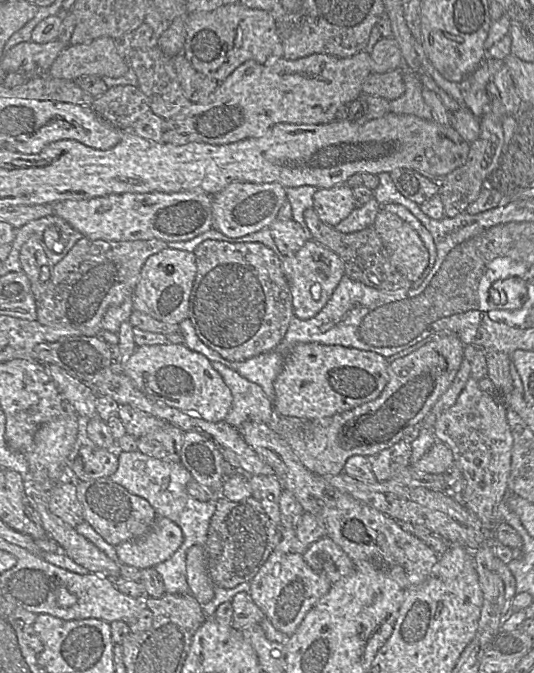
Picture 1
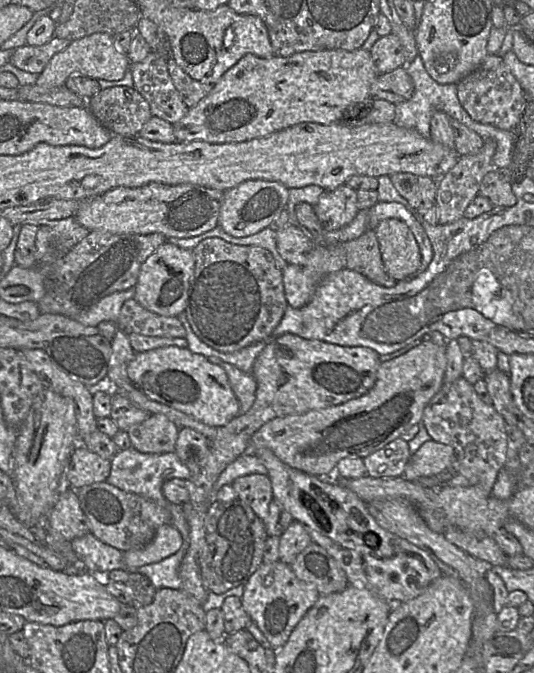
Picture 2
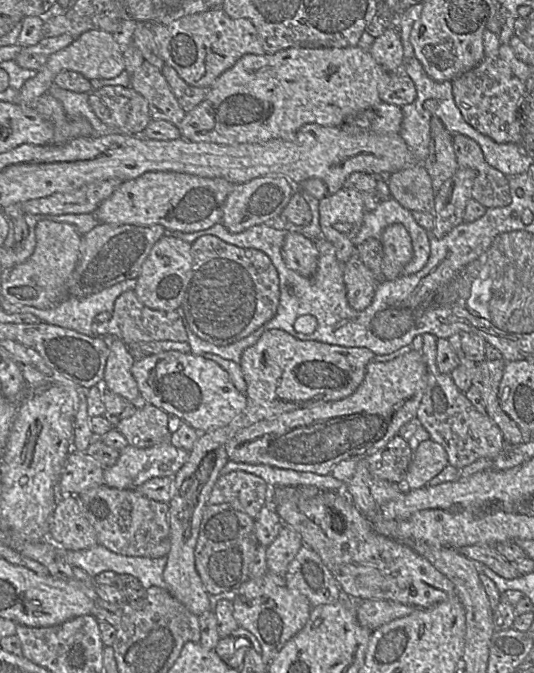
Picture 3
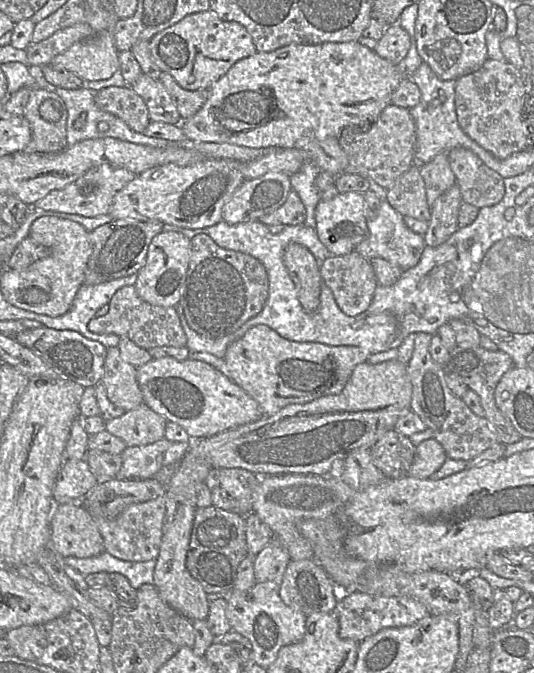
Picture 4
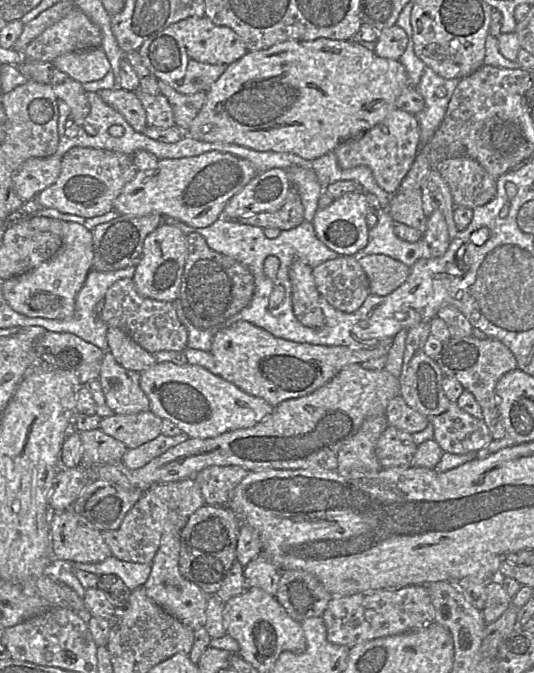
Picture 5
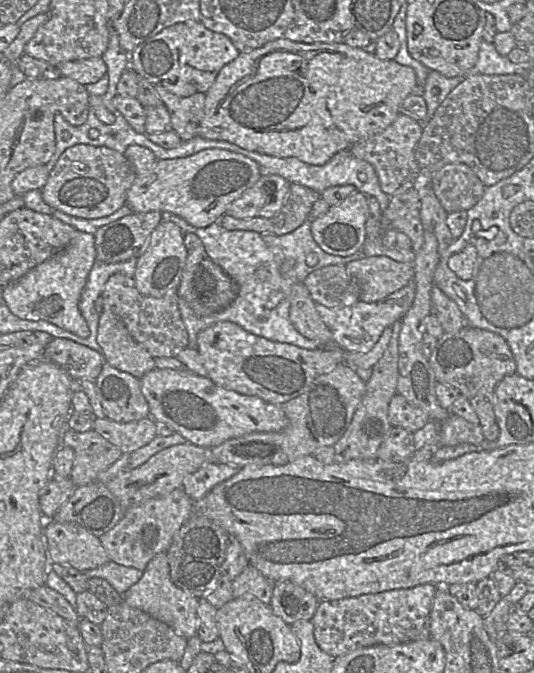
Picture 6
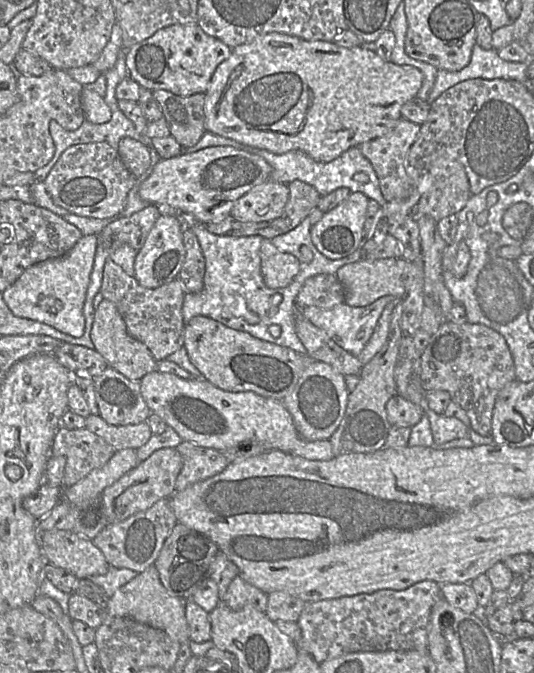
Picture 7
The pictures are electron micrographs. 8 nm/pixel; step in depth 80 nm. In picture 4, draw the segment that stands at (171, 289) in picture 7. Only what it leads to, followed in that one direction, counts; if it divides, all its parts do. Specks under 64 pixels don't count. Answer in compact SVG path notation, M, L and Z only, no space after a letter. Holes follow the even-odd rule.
M133 285L123 286L117 290L108 303L107 314L92 318L88 328L95 334L114 334L120 338L127 338L146 350L155 347L180 348L187 344L187 337L176 308L156 306L146 302L137 294Z

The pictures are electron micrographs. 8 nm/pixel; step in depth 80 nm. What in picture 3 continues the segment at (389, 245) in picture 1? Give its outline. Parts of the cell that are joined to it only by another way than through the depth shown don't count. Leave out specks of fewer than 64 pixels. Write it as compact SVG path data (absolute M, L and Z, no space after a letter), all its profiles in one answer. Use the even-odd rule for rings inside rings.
M399 223L387 226L380 239L383 249L382 271L386 280L402 276L404 267L413 258L413 247L406 228Z

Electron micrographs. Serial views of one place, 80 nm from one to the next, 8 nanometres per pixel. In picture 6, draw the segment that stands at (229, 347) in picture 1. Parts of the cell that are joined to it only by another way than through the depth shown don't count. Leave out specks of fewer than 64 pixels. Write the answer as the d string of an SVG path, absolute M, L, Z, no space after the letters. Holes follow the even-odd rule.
M185 233L184 243L187 258L177 289L179 298L184 299L198 316L209 316L224 309L237 297L237 284L210 259L203 242L196 234Z

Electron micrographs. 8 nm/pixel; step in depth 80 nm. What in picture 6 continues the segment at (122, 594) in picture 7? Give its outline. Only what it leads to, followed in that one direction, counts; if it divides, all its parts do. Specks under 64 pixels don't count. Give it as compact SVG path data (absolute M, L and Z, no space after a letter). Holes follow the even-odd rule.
M167 552L157 554L148 563L140 580L123 594L123 601L166 623L182 637L189 639L197 634L199 598L185 592L172 582Z

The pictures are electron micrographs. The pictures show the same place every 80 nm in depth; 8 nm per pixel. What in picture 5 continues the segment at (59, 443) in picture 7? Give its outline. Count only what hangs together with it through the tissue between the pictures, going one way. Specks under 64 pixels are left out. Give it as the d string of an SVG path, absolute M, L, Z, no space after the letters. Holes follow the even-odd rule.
M100 429L80 432L83 454L80 466L90 472L97 465L120 462L126 446Z

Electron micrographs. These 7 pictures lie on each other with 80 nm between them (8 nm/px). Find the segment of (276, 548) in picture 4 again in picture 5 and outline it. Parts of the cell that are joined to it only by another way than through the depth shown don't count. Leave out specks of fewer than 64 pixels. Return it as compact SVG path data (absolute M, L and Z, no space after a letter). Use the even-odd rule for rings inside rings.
M262 553L244 568L246 589L260 588L272 596L277 593L281 576L282 571Z

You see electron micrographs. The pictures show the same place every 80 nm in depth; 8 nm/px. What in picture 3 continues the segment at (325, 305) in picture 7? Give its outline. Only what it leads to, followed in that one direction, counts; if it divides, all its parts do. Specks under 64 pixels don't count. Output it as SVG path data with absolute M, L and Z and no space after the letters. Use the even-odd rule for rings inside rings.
M357 255L343 264L343 279L349 305L357 311L366 309L374 298L379 280Z

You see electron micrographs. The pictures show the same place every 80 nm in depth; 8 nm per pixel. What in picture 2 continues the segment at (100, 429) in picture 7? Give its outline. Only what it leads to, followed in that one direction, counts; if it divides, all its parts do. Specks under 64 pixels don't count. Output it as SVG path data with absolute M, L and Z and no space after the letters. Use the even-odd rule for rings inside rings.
M149 414L147 418L127 429L132 448L142 453L175 452L179 428L163 414Z

